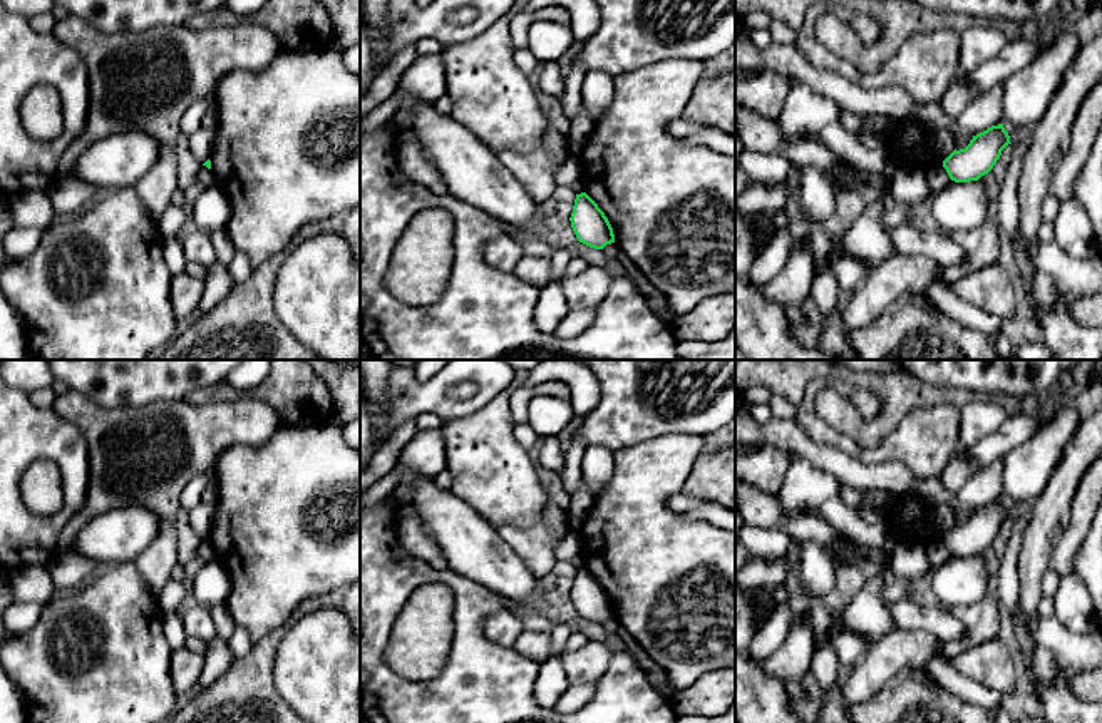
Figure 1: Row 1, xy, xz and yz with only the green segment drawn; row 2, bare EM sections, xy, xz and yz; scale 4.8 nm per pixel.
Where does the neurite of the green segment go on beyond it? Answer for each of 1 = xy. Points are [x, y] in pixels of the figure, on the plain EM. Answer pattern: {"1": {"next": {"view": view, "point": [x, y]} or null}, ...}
{"1": {"next": null}}

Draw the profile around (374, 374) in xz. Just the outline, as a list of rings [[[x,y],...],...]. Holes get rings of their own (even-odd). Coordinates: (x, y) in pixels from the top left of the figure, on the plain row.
[[[360,360],[362,398],[368,408],[373,437],[378,437],[389,422],[382,403],[389,385],[390,365],[390,360]]]

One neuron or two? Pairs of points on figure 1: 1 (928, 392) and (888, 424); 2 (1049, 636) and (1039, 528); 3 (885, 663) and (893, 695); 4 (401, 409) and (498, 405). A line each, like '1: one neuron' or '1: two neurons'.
1: one neuron
2: two neurons
3: two neurons
4: two neurons

